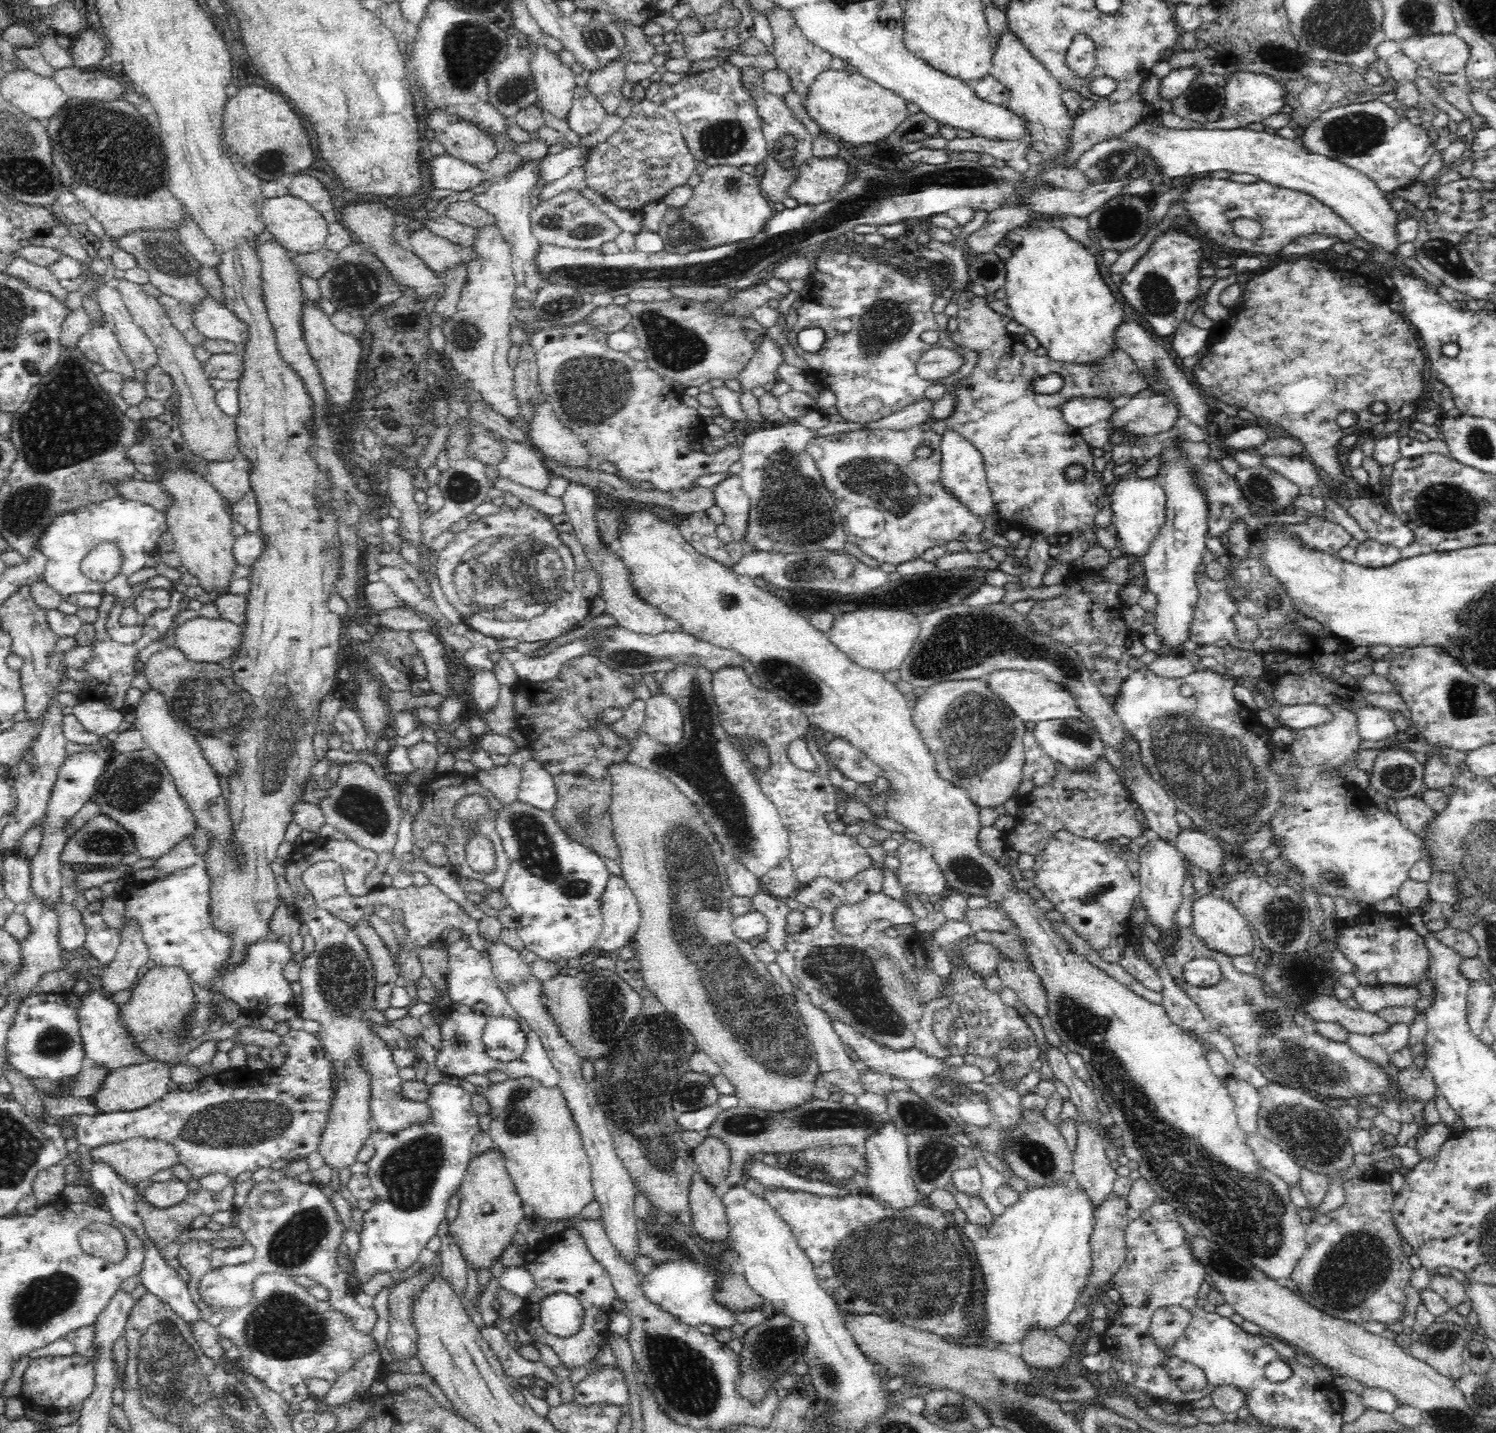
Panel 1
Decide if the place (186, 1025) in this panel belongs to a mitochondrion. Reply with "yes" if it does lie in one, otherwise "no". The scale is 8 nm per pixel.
no

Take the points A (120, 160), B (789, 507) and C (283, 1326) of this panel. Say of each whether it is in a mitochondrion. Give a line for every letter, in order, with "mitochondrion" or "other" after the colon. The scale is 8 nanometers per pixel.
A: mitochondrion
B: mitochondrion
C: mitochondrion

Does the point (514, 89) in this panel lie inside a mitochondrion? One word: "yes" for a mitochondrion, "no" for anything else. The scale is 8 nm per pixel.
yes

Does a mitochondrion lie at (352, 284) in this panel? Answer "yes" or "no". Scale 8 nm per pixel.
yes

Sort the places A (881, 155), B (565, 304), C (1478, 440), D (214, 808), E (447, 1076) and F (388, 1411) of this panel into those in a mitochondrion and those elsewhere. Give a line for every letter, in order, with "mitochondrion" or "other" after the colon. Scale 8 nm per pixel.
A: mitochondrion
B: mitochondrion
C: mitochondrion
D: other
E: other
F: other

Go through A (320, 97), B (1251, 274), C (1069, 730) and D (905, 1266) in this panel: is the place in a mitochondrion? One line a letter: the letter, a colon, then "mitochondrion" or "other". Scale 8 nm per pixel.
A: other
B: other
C: mitochondrion
D: mitochondrion

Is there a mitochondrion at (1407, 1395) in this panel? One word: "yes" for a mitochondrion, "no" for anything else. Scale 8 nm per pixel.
no

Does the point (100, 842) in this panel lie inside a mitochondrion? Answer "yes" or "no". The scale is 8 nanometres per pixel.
yes

